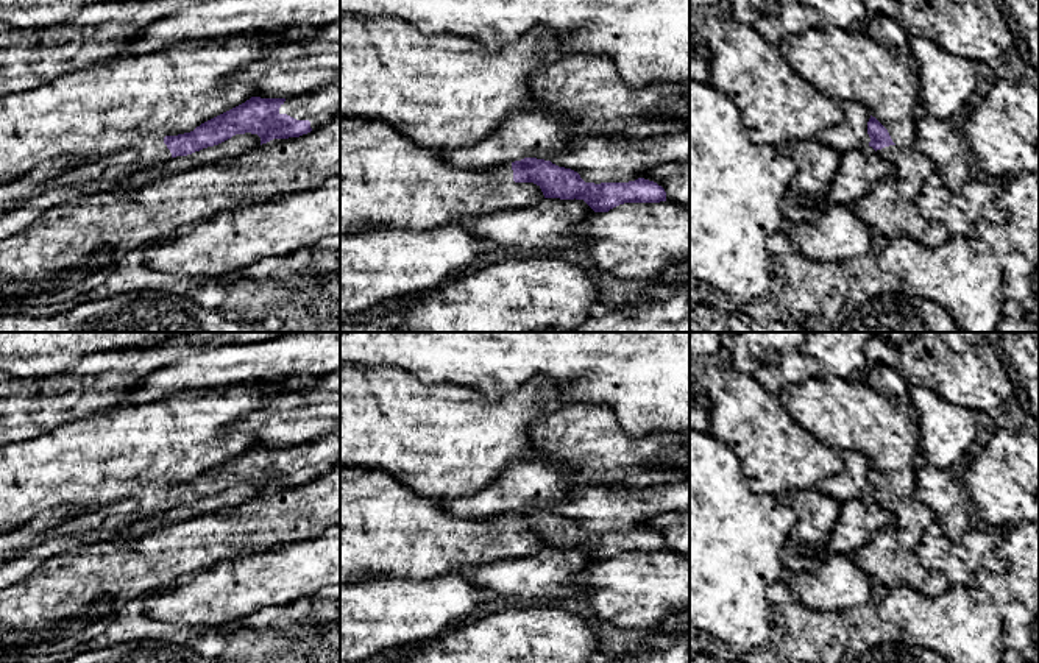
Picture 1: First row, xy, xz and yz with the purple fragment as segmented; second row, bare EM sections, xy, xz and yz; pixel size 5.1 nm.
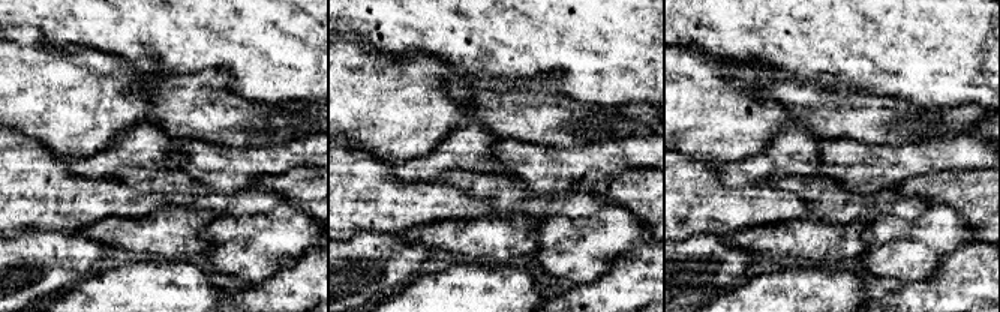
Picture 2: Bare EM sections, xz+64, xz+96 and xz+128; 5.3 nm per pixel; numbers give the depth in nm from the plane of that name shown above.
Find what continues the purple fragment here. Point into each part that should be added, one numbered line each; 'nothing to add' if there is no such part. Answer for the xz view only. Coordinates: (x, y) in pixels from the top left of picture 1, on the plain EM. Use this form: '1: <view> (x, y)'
1: xz (501, 523)

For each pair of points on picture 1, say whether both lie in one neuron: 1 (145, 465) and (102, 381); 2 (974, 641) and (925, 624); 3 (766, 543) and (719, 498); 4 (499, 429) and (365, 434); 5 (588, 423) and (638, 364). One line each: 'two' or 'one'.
1: two
2: one
3: one
4: one
5: two

